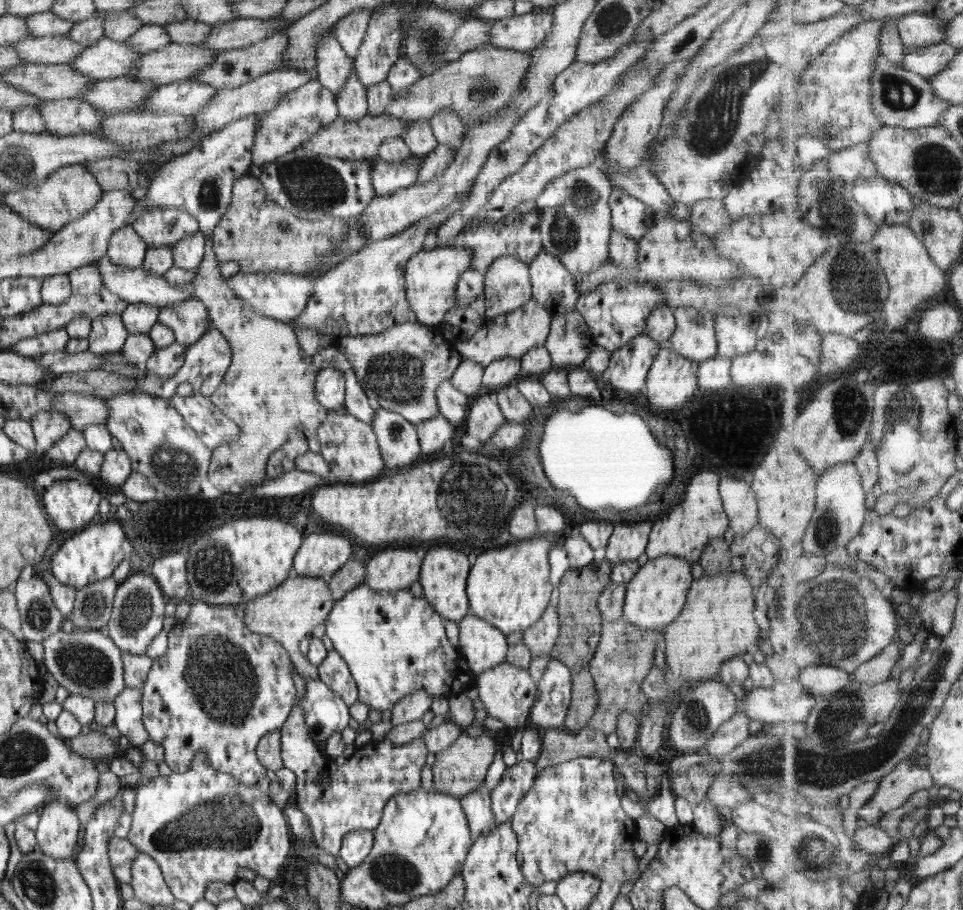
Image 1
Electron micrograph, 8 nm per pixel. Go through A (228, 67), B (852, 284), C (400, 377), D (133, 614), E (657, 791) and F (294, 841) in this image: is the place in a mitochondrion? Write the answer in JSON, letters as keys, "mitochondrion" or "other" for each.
{"A":"other","B":"mitochondrion","C":"mitochondrion","D":"mitochondrion","E":"other","F":"other"}

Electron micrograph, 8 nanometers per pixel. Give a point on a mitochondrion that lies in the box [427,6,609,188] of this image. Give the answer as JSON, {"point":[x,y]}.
{"point":[482,90]}

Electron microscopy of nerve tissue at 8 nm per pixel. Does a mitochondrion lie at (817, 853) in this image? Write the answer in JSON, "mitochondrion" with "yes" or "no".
{"mitochondrion":"yes"}

